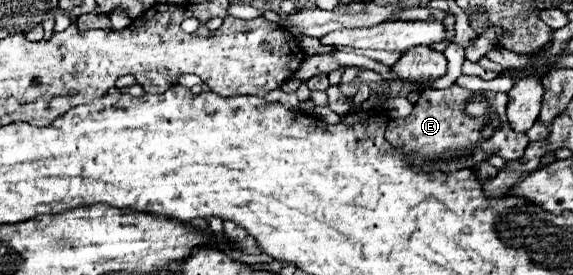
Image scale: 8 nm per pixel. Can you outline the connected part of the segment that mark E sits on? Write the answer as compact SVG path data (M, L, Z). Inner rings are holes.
M452 84L446 90L422 90L418 104L412 108L408 118L390 120L386 128L386 140L402 150L408 156L408 164L418 172L458 172L464 168L474 170L480 162L488 160L488 156L498 154L504 160L520 160L530 140L522 132L514 132L510 124L506 124L506 94L484 92L472 94L458 84ZM474 98L486 100L486 110L480 116L470 116L466 112L468 104Z

